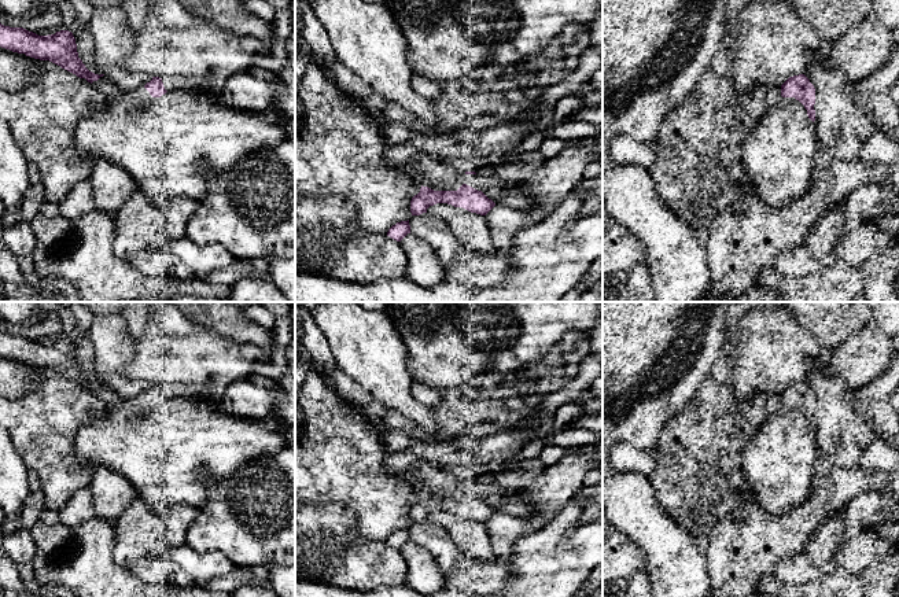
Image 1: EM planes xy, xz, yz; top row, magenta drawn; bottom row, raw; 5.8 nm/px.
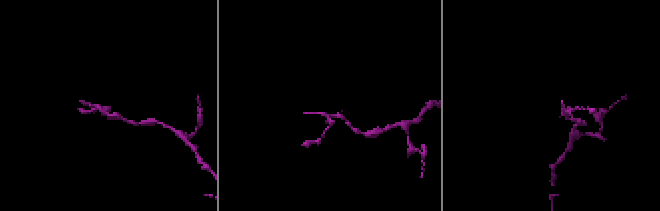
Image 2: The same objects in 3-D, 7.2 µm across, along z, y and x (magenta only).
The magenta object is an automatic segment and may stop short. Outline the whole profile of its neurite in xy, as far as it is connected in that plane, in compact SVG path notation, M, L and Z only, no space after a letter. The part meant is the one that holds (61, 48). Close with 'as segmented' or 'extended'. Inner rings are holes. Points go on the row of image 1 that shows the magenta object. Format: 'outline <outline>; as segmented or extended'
outline M0 23L0 47L34 59L49 60L91 84L104 75L95 74L85 67L78 58L75 38L69 30L38 36L23 27Z; as segmented

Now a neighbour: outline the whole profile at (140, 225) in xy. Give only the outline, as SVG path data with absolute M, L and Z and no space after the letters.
M140 189L135 191L114 215L114 253L128 261L145 250L169 247L177 239L187 237L187 225L198 209L198 202L189 198L176 198L165 204L152 203Z

